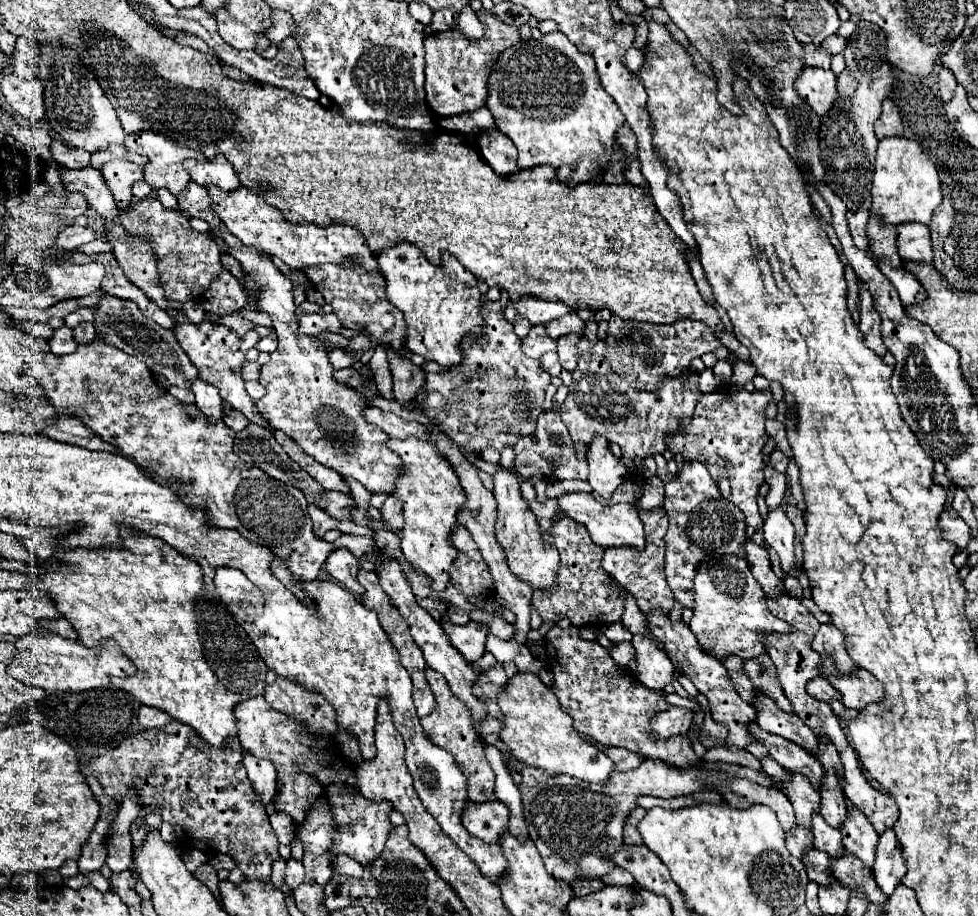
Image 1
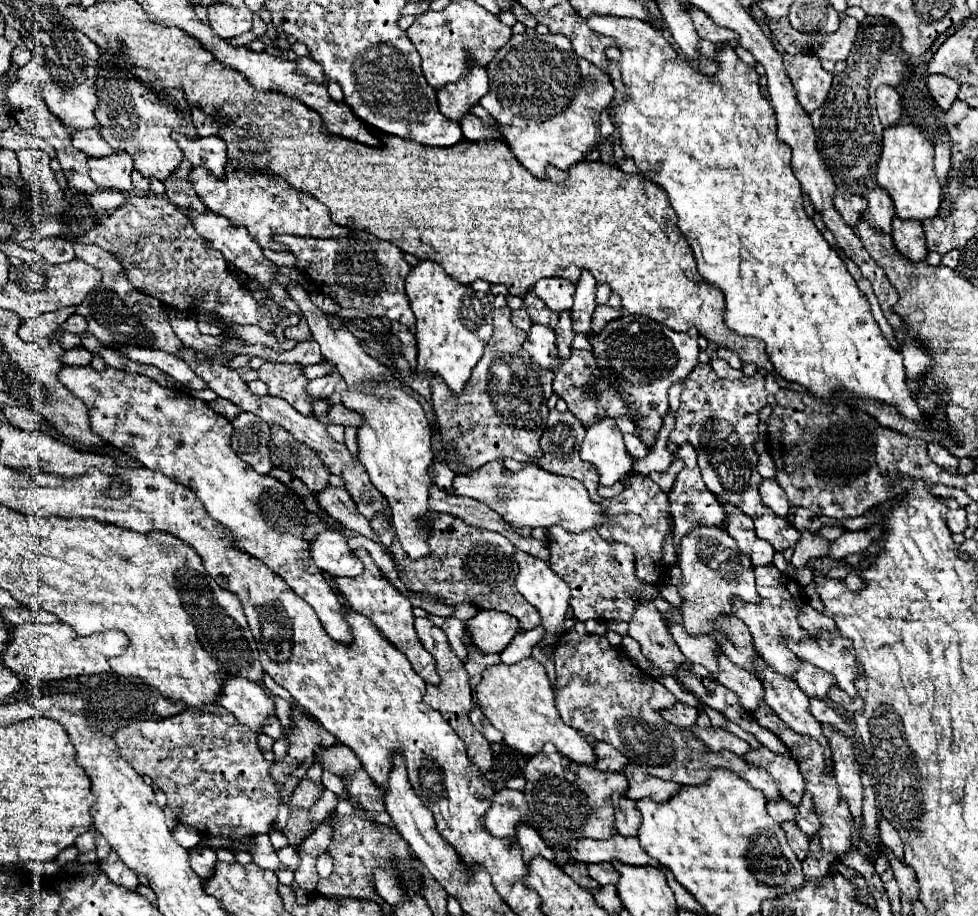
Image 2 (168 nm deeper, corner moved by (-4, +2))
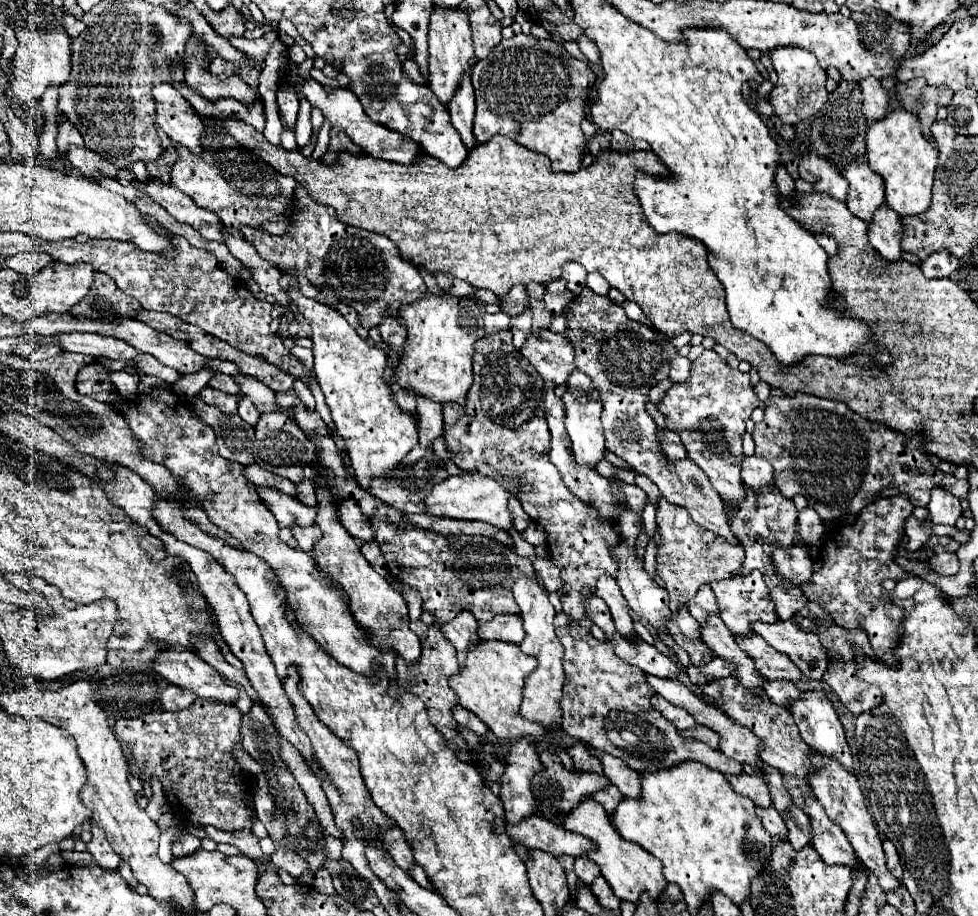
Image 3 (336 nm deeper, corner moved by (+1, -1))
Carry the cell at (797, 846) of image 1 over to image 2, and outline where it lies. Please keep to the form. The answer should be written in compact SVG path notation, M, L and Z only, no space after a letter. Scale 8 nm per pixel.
M768 800L766 810L768 810L768 814L770 814L776 822L794 820L794 816L796 816L796 806L794 806L794 804L788 804L788 800L778 800L778 802Z

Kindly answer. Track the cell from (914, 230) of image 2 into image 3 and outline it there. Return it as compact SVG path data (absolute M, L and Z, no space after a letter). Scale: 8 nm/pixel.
M887 205L879 207L879 211L875 211L875 219L869 225L869 243L879 251L883 259L899 261L903 255L901 239L903 239L901 215L891 211Z

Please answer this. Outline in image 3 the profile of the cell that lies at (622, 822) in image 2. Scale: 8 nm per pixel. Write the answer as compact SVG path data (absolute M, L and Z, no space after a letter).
M609 785L609 787L605 787L605 791L599 791L599 795L595 795L595 801L601 803L609 815L613 815L613 811L621 803L621 799L623 799L623 795L615 785Z

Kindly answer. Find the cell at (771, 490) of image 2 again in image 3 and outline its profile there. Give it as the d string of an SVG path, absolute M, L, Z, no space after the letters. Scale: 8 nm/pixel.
M745 457L743 461L743 483L747 489L759 493L763 487L769 487L775 483L773 467L765 459L759 457Z

